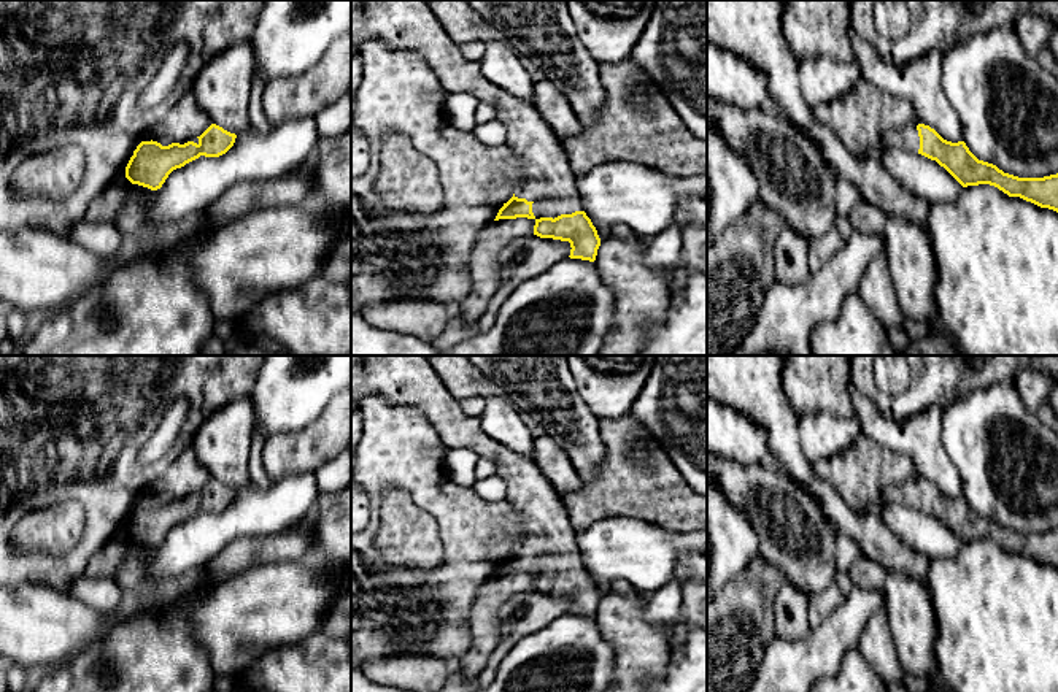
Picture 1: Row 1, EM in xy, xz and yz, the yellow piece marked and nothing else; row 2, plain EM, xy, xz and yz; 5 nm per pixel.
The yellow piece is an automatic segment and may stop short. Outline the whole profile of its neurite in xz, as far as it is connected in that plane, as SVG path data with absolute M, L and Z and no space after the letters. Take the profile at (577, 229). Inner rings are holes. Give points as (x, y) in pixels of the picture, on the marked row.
M351 0L351 57L361 54L367 41L380 41L419 54L448 94L469 92L478 102L496 108L496 117L507 127L505 144L518 157L523 181L494 221L534 219L534 235L569 241L570 259L596 260L600 238L577 195L577 176L569 165L562 141L543 121L534 103L519 100L489 81L483 75L480 62L469 62L424 0Z

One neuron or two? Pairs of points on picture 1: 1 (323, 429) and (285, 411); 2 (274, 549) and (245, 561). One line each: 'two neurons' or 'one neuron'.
1: two neurons
2: one neuron

